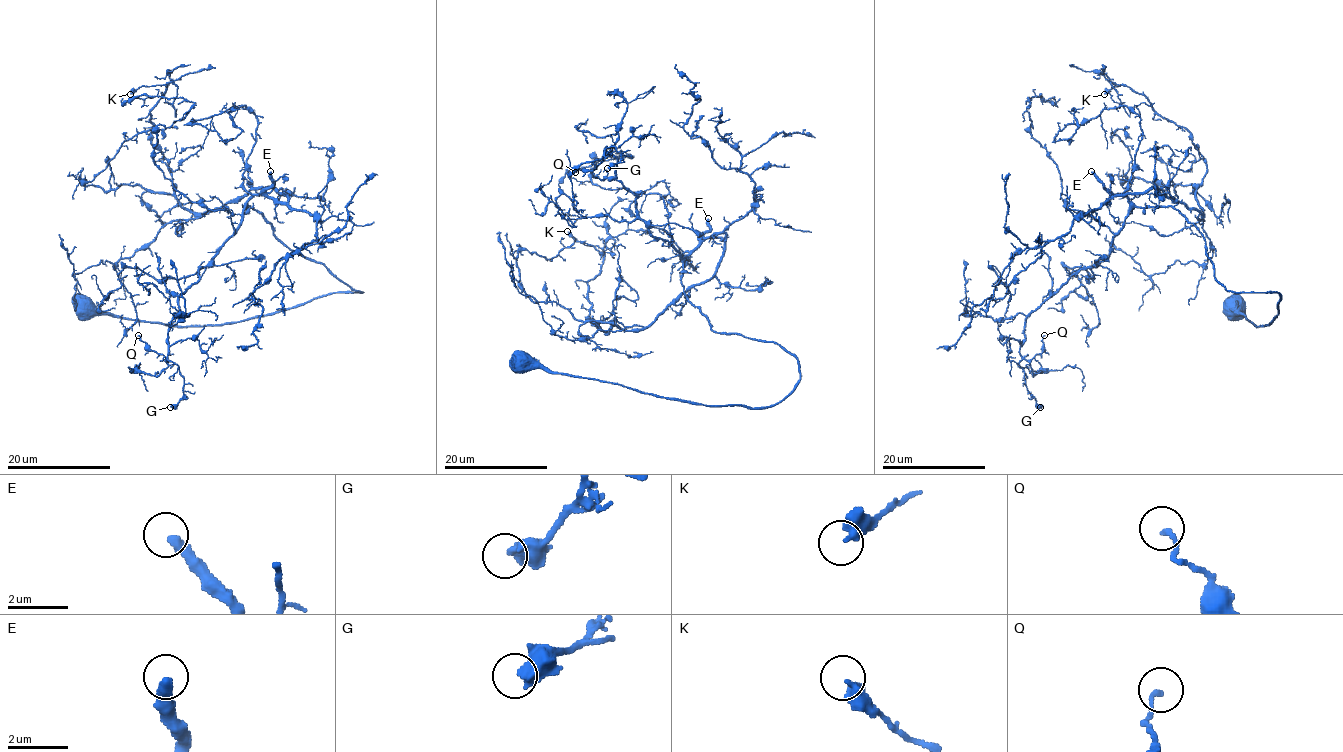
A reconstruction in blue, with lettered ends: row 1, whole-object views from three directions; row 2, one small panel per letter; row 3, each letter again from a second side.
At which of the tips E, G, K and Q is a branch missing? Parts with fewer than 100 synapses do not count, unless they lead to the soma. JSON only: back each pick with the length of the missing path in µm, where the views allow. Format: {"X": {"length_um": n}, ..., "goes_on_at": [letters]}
{"E": {"length_um": 160}, "goes_on_at": ["E"]}

